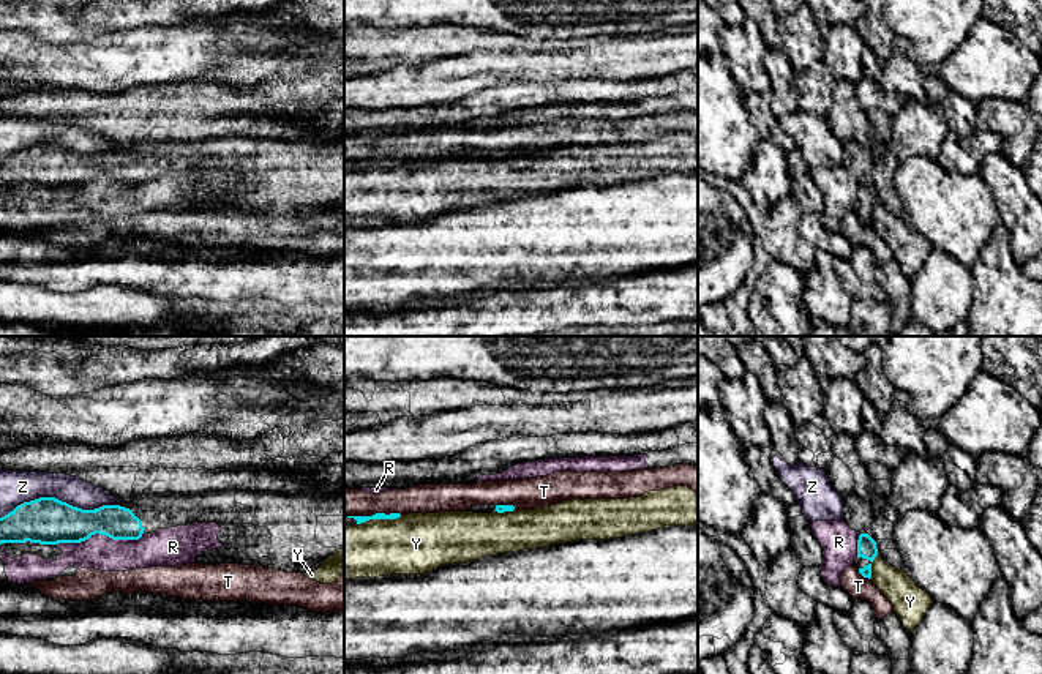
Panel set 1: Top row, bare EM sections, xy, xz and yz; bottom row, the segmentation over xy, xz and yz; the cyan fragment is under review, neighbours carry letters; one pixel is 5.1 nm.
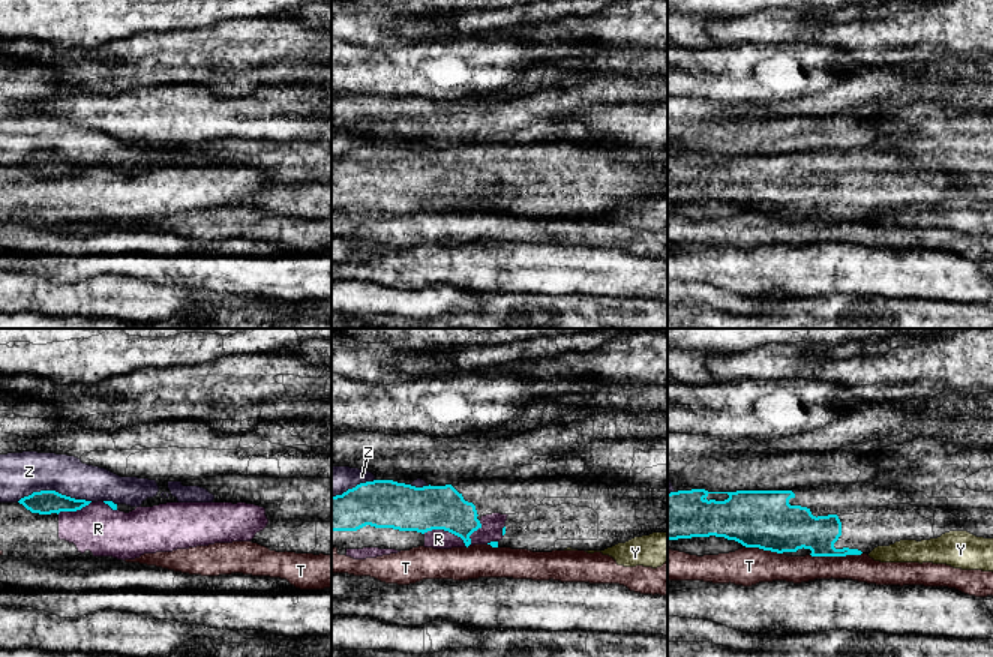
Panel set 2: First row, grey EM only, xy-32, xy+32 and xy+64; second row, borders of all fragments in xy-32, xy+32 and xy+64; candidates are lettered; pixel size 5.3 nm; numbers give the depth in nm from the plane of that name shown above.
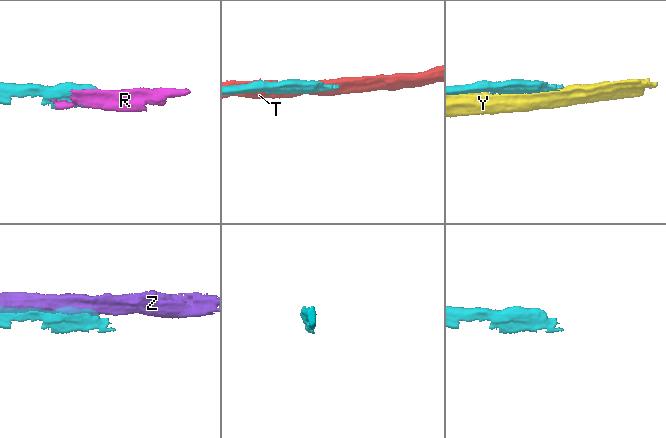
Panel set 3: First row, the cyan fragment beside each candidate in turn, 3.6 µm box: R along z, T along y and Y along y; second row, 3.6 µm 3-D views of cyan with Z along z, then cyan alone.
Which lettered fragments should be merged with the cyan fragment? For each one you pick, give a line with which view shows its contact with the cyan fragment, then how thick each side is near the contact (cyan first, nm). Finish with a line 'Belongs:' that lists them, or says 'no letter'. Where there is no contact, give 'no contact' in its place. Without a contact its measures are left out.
Belongs: no letter

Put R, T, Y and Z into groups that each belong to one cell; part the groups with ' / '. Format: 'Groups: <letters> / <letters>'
Groups: R / T / Y / Z

